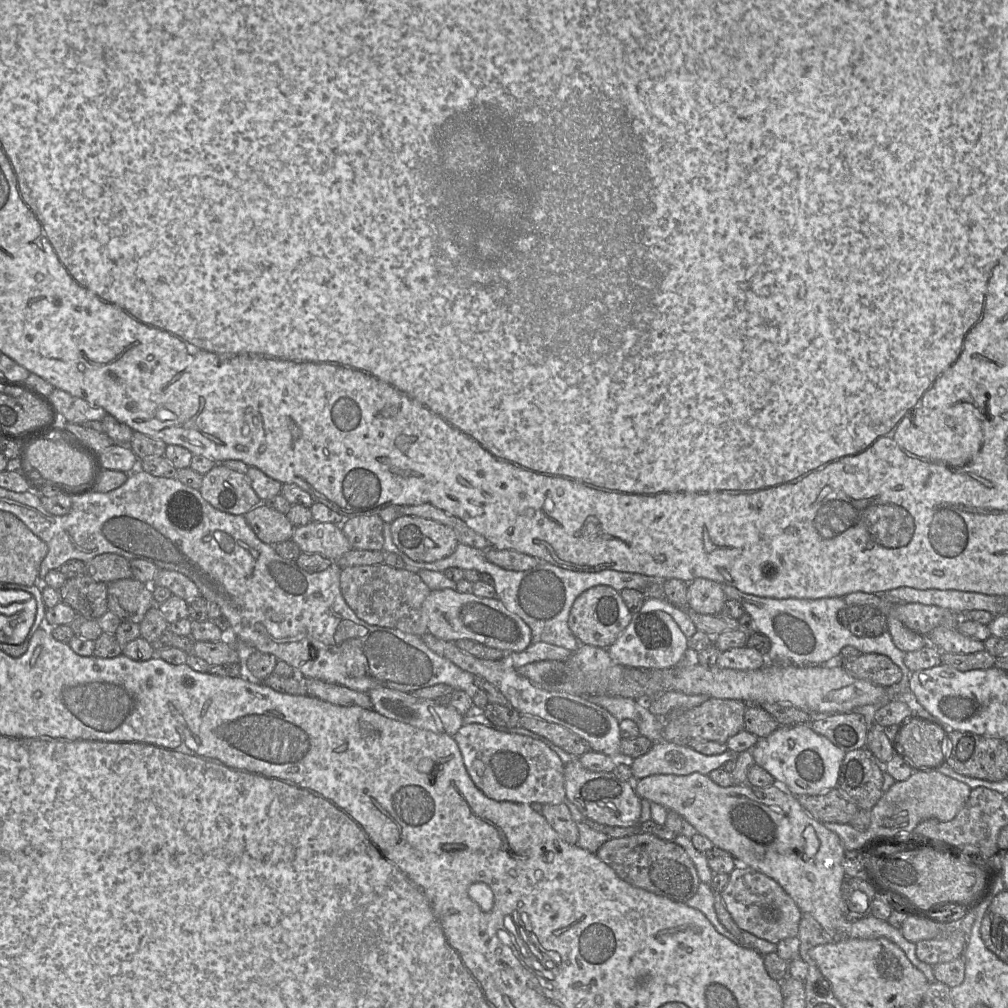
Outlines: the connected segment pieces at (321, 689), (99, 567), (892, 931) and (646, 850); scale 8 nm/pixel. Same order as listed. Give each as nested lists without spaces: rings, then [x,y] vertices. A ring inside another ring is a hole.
[[[304,678],[304,681],[307,695],[342,707],[372,708],[371,700],[365,692],[355,691],[346,686],[320,679]]]
[[[114,553],[100,554],[86,562],[85,574],[105,583],[132,577],[130,561]]]
[[[873,915],[853,920],[848,924],[846,937],[863,939],[885,937],[904,951],[911,963],[923,972],[929,983],[935,980],[933,966],[917,957],[916,943],[908,941],[902,935],[900,929],[894,928],[887,921],[880,920]]]
[[[651,833],[610,838],[596,855],[630,885],[685,905],[695,895],[701,882],[695,865],[682,847]]]

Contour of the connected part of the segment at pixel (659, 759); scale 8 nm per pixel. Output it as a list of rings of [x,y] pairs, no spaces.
[[[667,741],[653,743],[650,750],[634,759],[632,777],[637,780],[651,775],[689,775],[695,772],[708,775],[727,761],[736,759],[739,753],[728,749],[716,755],[704,755],[687,745]]]

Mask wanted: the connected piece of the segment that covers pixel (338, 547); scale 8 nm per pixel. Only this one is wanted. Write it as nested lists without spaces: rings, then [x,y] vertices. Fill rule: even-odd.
[[[311,521],[296,527],[291,539],[302,552],[317,553],[332,562],[352,549],[341,525],[329,522]]]

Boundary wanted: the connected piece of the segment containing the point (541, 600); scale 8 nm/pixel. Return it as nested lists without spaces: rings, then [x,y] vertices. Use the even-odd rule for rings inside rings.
[[[384,523],[383,550],[399,556],[408,567],[413,567],[417,573],[420,569],[443,572],[448,568],[457,567],[463,570],[477,570],[488,573],[493,577],[496,598],[498,598],[511,612],[518,615],[531,629],[533,643],[524,651],[509,653],[511,656],[503,658],[507,667],[518,669],[533,662],[544,660],[567,661],[575,652],[580,642],[574,636],[568,625],[568,618],[575,600],[586,590],[598,586],[610,586],[620,592],[623,589],[646,591],[649,587],[662,582],[660,579],[639,573],[603,570],[600,572],[574,571],[558,567],[550,563],[542,563],[526,571],[511,571],[501,568],[485,557],[485,551],[459,543],[454,553],[435,562],[417,562],[402,552],[394,543],[391,534],[391,524]],[[537,641],[550,645],[541,645]]]

